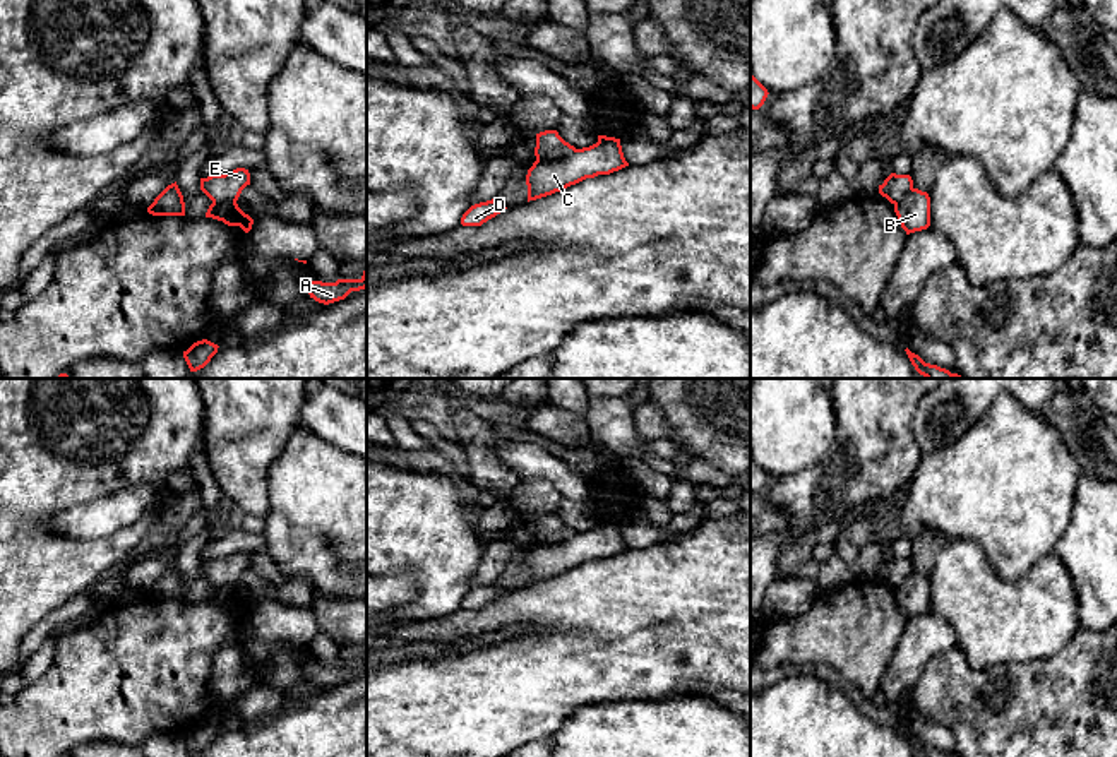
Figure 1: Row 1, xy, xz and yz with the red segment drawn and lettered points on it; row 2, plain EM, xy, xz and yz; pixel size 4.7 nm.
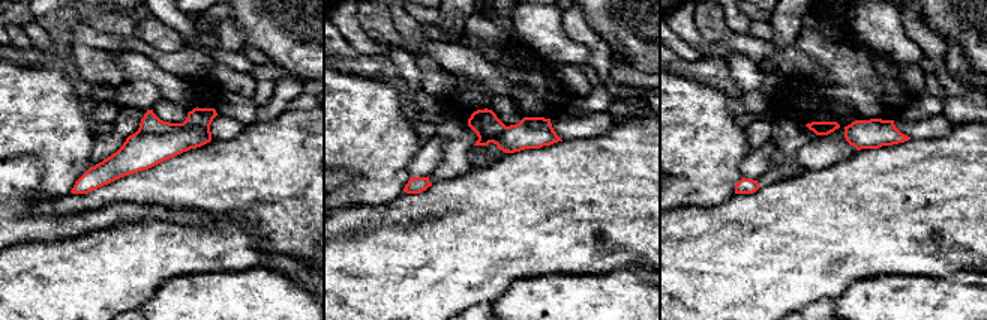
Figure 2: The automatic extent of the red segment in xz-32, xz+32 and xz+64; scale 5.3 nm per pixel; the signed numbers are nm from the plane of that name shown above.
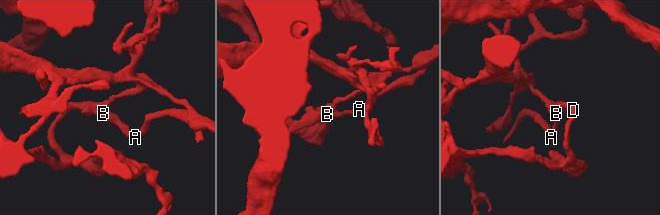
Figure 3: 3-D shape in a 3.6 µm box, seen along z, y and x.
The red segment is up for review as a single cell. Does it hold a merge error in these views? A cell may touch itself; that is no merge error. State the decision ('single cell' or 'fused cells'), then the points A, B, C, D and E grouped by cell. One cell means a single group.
fused cells; groups A B C D / E

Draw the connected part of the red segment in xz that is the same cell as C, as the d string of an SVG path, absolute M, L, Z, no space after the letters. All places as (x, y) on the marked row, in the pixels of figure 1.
M603 140L589 147L577 149L562 159L538 159L528 170L528 202L536 200L586 178L610 175L629 166L624 158L620 140Z

